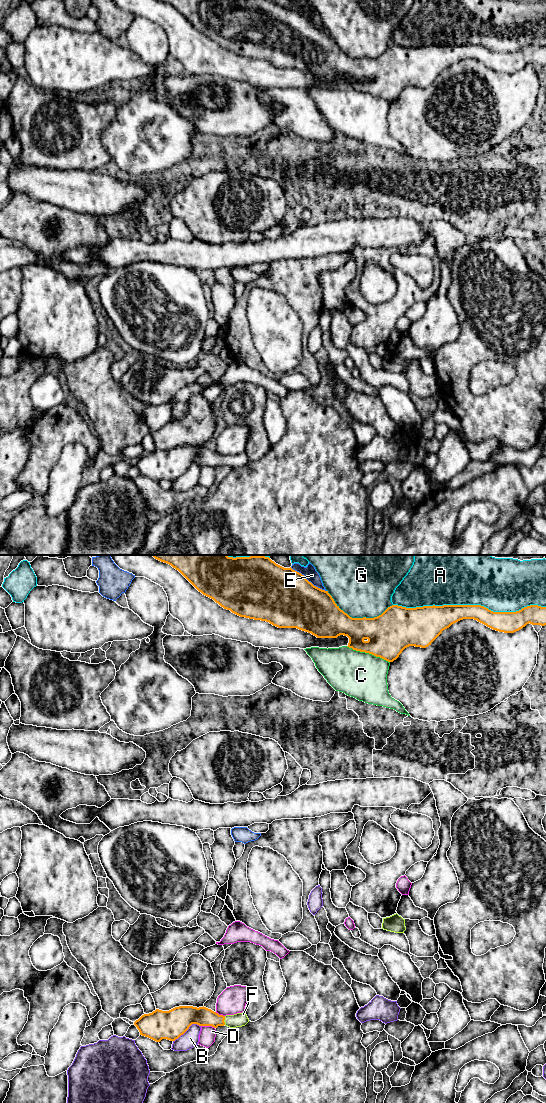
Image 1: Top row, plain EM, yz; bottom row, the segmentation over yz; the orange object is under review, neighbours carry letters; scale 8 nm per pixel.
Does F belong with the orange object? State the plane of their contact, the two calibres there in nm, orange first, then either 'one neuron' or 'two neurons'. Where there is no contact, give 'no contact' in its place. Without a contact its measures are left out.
contact in yz; calibres 160 and 110 nm; one neuron

